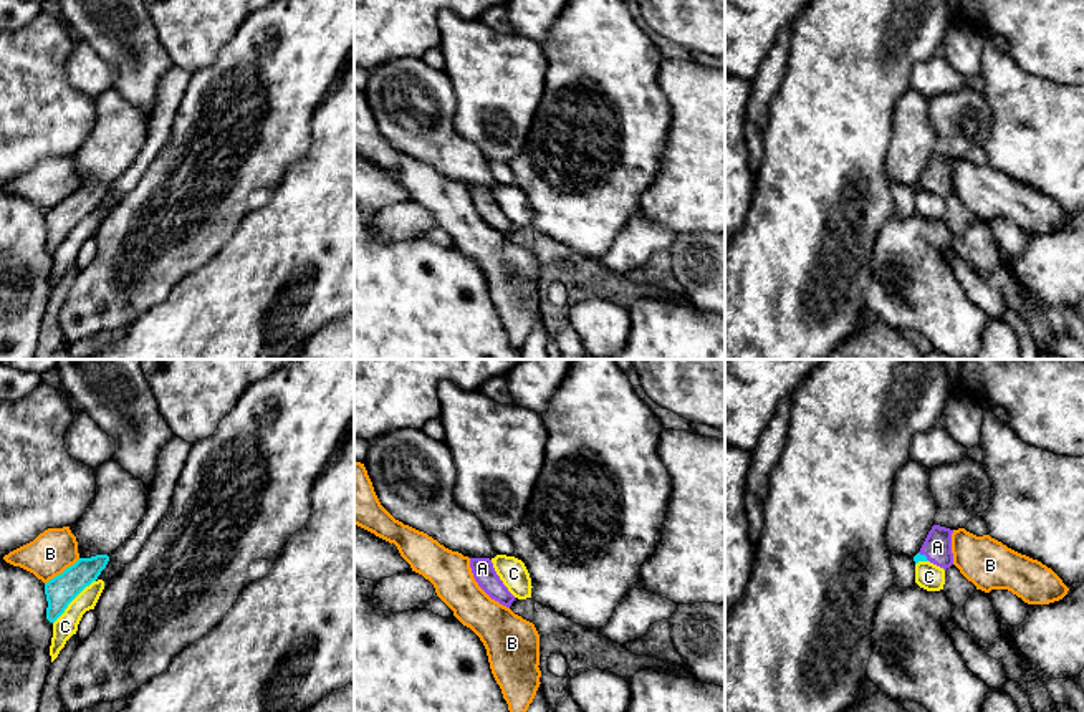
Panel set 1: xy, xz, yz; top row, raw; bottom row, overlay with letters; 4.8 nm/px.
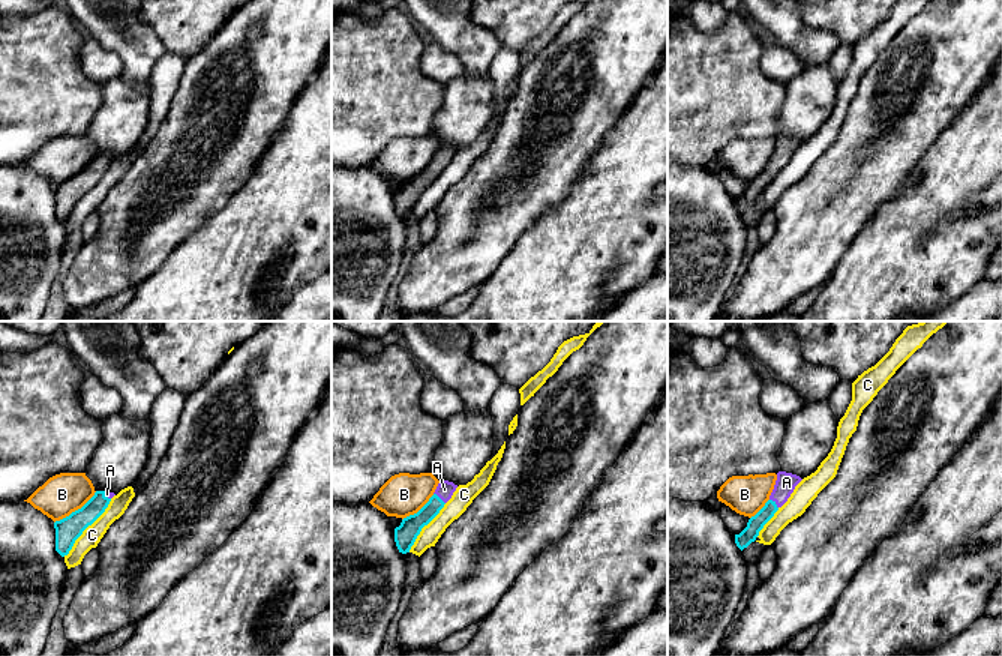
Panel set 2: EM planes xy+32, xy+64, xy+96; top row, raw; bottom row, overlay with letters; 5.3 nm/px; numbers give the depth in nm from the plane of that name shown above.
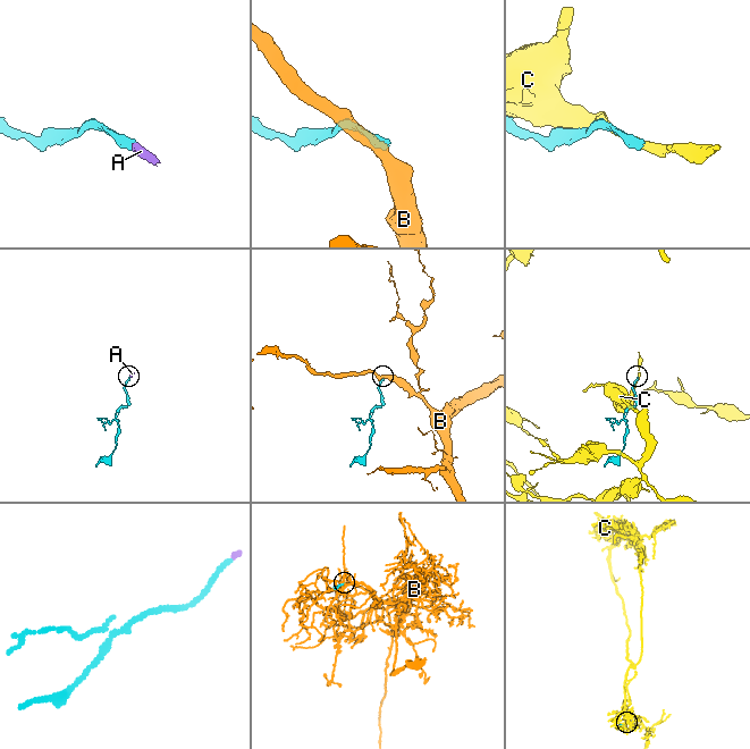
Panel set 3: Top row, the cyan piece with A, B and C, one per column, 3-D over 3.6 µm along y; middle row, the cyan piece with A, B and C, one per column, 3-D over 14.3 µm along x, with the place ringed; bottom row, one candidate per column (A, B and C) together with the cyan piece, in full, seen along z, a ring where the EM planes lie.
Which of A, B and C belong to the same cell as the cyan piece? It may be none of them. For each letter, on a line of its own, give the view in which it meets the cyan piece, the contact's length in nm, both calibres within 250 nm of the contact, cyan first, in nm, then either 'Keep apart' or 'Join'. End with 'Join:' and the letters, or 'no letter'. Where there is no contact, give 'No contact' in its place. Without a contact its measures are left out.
A: Touches cyan in yz. Shared border 70 nm. Thickness 40 nm (cyan) against 140 nm. Join
B: Touches cyan in xy. Shared border 220 nm. Thickness 150 nm (cyan) against 220 nm. Keep apart
C: Touches cyan in xy. Shared border 300 nm. Thickness 150 nm (cyan) against 110 nm. Keep apart
Join: A

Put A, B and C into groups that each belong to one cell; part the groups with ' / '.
A / B / C

